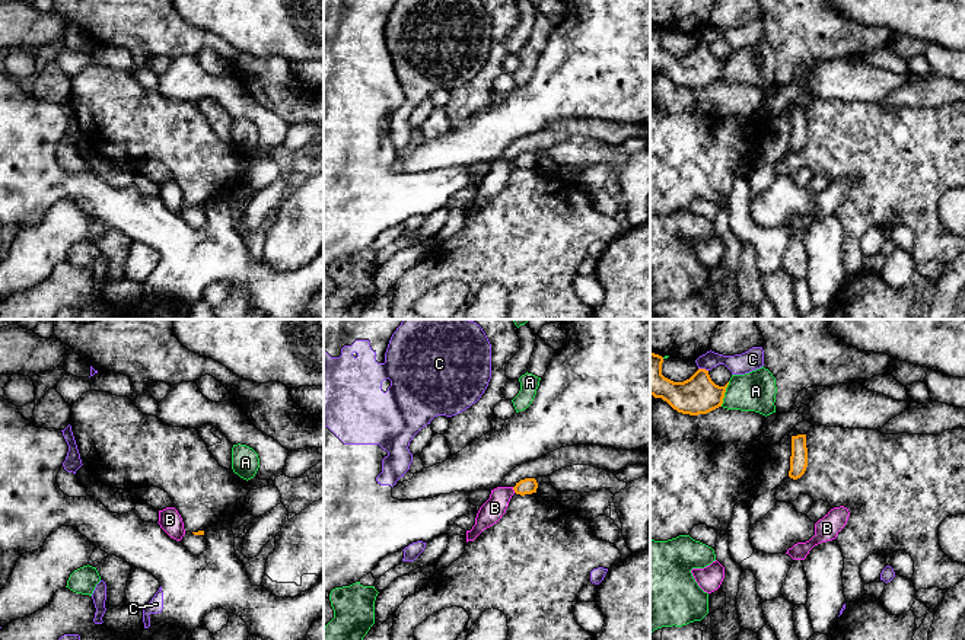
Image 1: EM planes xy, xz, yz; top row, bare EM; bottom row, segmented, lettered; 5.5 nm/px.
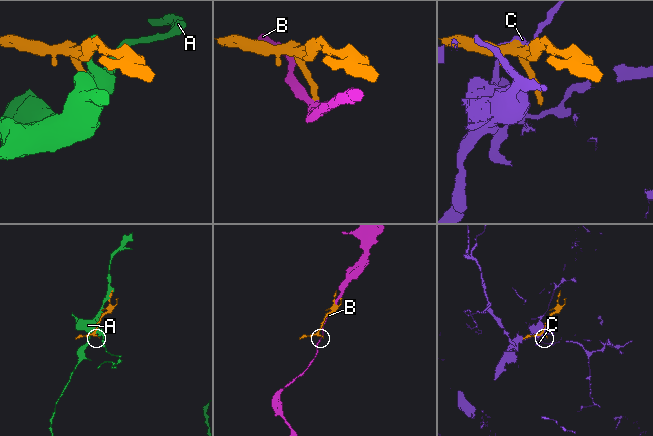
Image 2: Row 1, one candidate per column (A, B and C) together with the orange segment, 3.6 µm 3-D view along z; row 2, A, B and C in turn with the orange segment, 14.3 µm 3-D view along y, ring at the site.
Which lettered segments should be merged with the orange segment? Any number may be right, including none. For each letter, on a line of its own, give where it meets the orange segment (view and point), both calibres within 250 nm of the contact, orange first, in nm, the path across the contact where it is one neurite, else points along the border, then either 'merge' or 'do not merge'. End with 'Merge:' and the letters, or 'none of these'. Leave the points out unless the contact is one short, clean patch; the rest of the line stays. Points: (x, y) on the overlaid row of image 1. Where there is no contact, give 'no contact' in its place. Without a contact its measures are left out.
A: contact yz (723, 394); calibres 200 and 220 nm; do not merge
B: contact xz (513, 489); calibres 90 and 120 nm; border xz (512, 487), (515, 492); do not merge
C: contact yz (703, 369); calibres 200 and 120 nm; do not merge
Merge: none of these

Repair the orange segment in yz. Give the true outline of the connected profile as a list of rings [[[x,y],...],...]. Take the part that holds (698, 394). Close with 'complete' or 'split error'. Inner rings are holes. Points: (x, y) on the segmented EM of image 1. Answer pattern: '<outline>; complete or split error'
[[[650,353],[650,395],[689,415],[722,407],[729,382],[724,386],[716,385],[706,369],[698,369],[684,382],[673,382],[662,375],[662,363],[662,356]]]; complete

